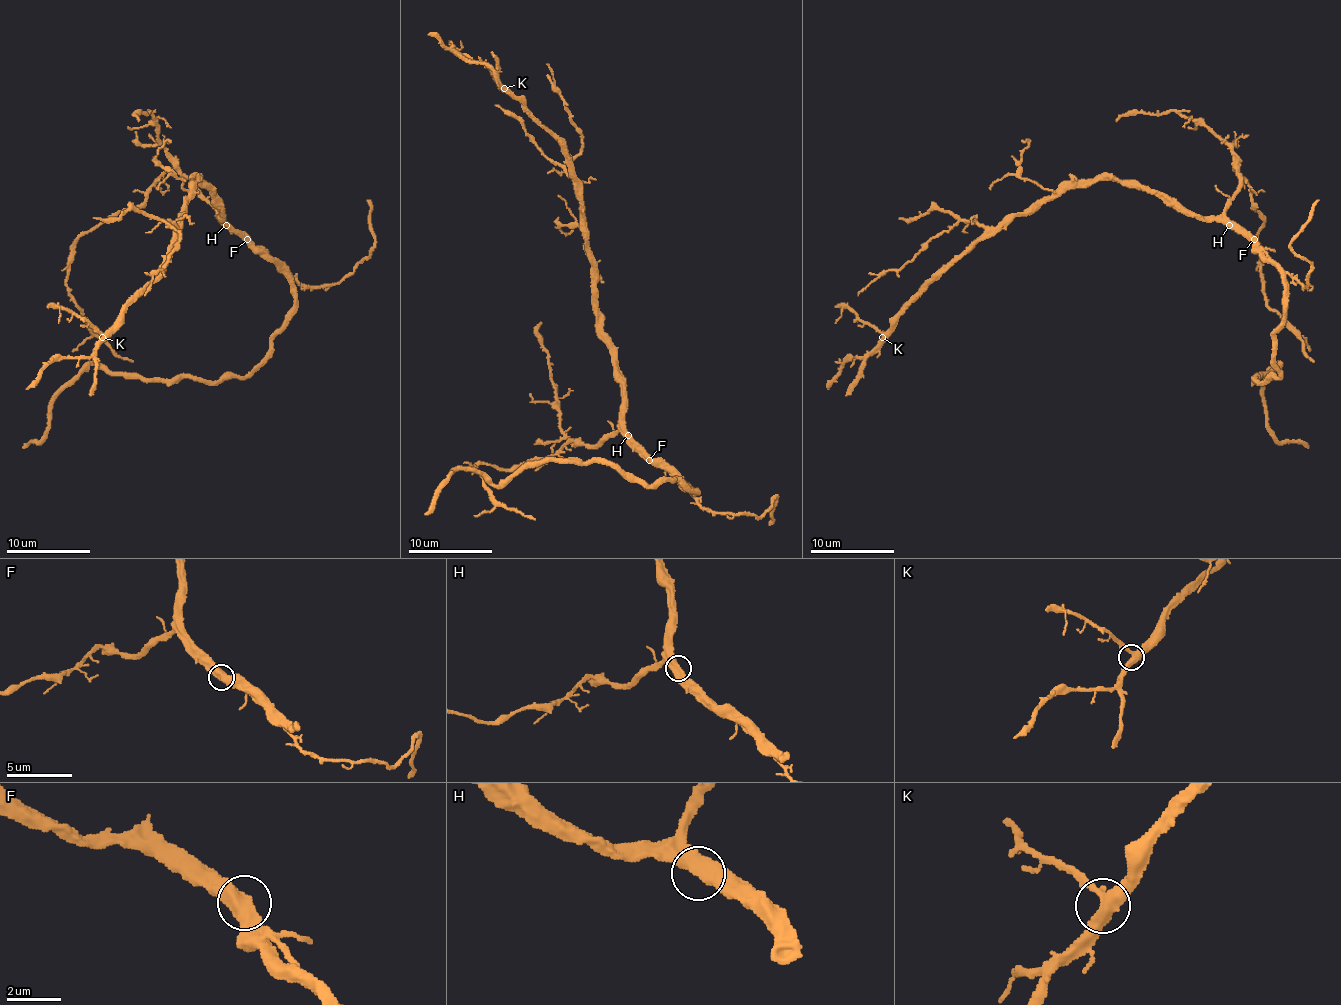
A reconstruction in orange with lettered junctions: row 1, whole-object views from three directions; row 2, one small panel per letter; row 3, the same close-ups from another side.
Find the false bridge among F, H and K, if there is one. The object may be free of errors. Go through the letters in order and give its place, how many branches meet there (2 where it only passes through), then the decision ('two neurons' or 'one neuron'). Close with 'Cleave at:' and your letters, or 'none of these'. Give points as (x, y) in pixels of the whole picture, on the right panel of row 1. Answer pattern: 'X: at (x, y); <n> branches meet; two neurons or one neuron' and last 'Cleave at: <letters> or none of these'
F: at (1254, 239); 2 branches meet; one neuron
H: at (1229, 225); 2 branches meet; one neuron
K: at (882, 337); 3 branches meet; one neuron
Cleave at: none of these

